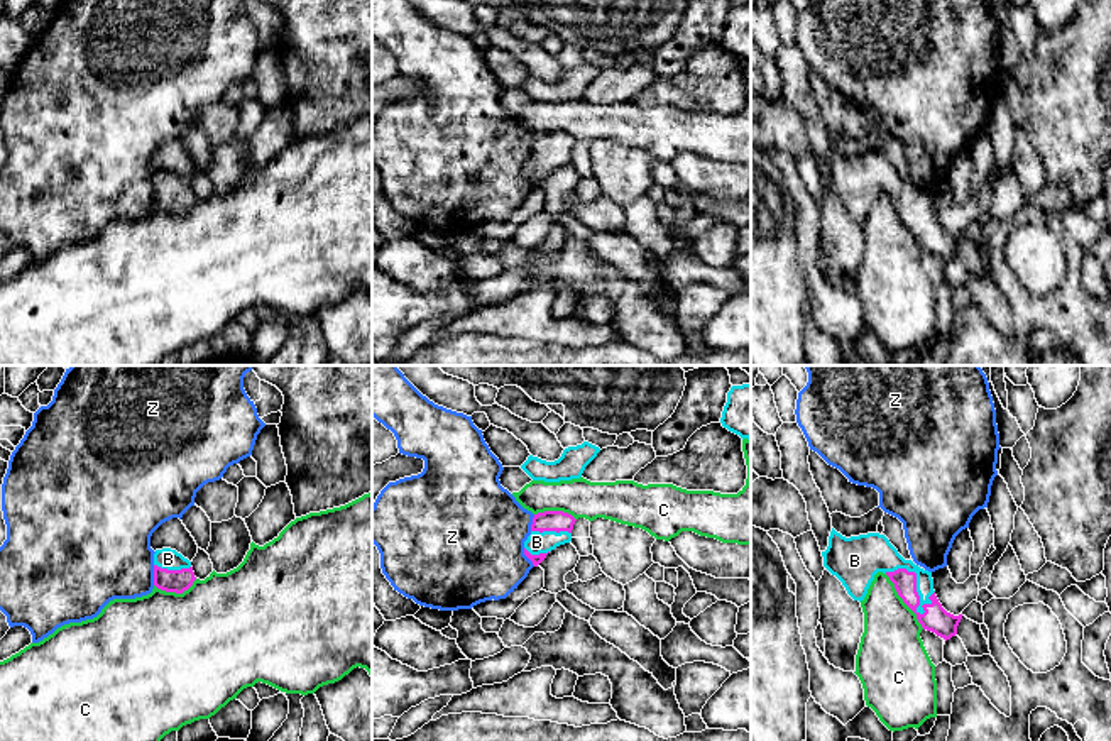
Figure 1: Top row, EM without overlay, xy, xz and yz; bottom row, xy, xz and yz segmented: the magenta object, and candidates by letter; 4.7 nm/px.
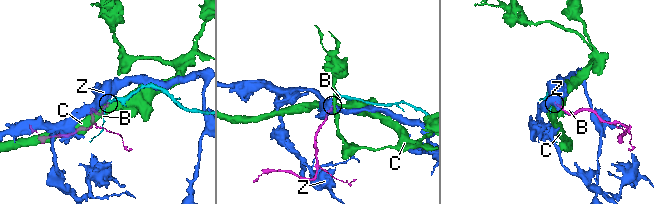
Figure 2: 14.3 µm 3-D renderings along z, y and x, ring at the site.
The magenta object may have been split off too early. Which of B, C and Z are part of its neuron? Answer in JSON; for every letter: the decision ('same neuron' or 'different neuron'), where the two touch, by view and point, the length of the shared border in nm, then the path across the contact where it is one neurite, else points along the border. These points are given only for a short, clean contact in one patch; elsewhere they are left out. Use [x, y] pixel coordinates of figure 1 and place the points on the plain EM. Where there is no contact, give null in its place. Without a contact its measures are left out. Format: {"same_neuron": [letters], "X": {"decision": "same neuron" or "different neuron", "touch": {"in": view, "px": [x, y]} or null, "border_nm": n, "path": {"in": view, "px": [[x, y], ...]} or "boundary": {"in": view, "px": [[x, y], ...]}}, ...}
{"same_neuron": ["B"], "B": {"decision": "same neuron", "touch": {"in": "yz", "px": [915, 200]}, "border_nm": 280, "path": {"in": "yz", "px": [[935, 239], [920, 224], [915, 200], [870, 175]]}}, "C": {"decision": "different neuron", "touch": {"in": "yz", "px": [903, 222]}, "border_nm": 320, "boundary": {"in": "yz", "px": [[885, 195], [924, 249]]}}, "Z": {"decision": "different neuron", "touch": {"in": "xy", "px": [154, 197]}, "border_nm": 100}}

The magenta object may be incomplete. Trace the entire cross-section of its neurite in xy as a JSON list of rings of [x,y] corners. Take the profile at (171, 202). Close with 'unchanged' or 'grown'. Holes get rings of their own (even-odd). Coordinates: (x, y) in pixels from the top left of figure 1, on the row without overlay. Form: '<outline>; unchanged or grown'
[[[171,169],[154,174],[154,206],[166,213],[183,215],[196,201],[191,183]]]; grown

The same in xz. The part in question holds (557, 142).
[[[545,132],[533,139],[531,156],[524,162],[524,176],[538,188],[560,166],[572,162],[575,139],[563,132]]]; grown

